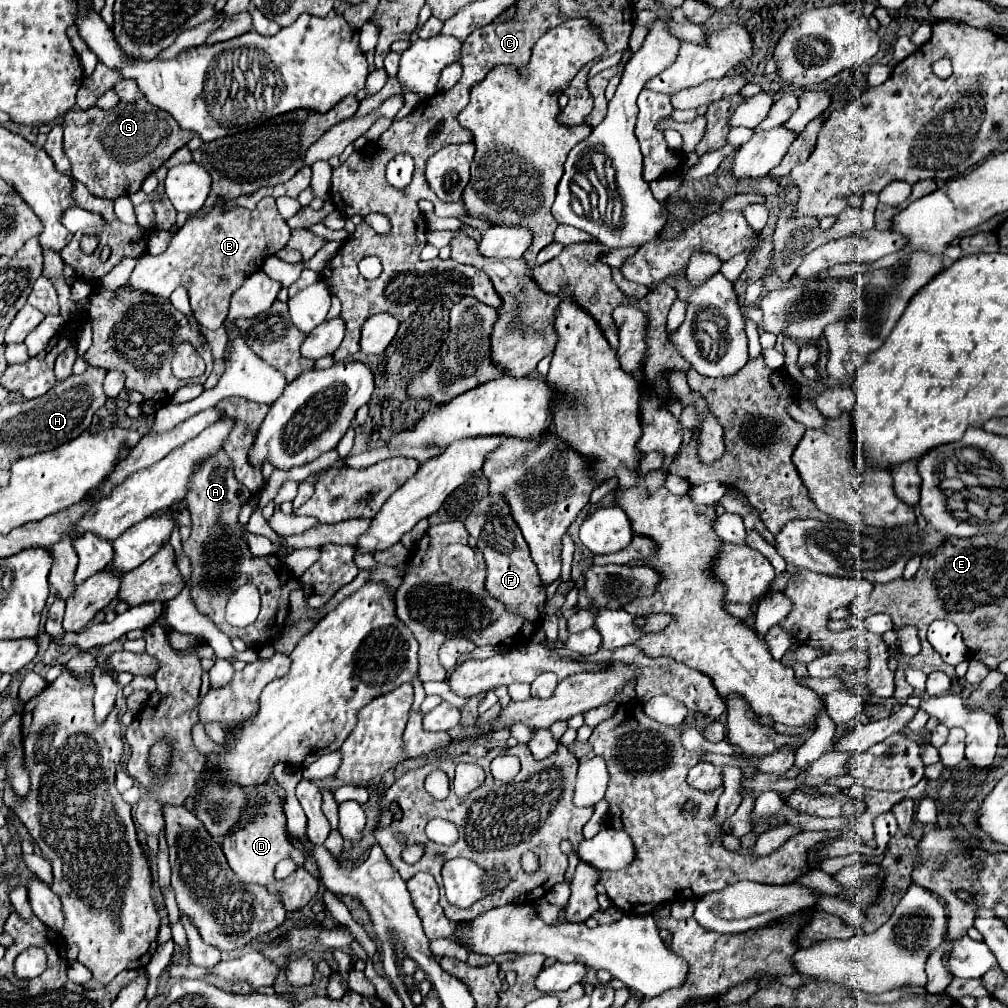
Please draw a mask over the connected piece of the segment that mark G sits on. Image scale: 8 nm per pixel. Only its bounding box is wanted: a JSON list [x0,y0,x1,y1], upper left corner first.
[62,99,194,199]

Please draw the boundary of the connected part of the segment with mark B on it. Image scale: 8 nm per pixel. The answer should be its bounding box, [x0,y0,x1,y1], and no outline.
[126,197,290,329]

